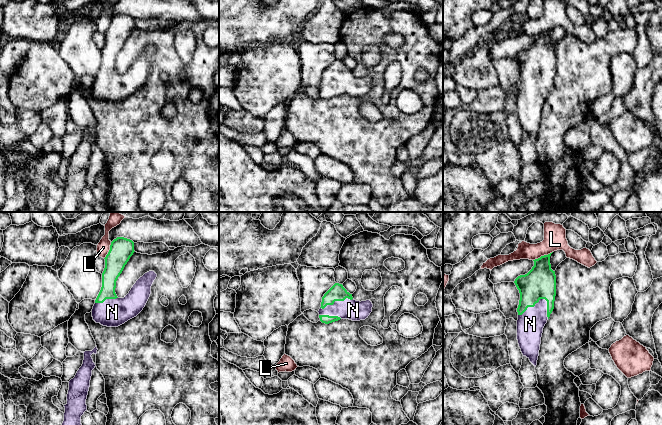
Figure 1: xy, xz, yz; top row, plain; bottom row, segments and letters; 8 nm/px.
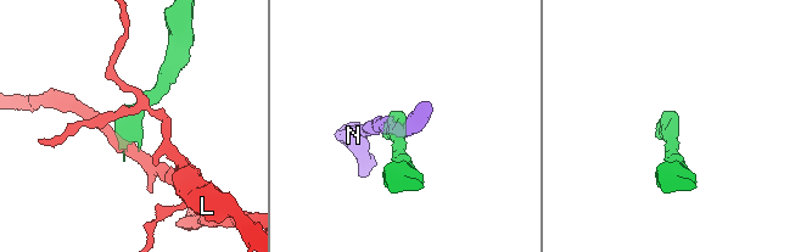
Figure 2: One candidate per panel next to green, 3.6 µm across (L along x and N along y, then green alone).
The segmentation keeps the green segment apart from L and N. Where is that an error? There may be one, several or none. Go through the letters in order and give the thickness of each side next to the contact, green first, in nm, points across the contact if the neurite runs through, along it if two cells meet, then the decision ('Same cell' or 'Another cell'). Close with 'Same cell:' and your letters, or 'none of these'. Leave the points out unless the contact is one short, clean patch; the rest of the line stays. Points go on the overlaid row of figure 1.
L: Thickness 260 nm (green) against 180 nm. Another cell
N: Thickness 260 nm (green) against 220 nm. Path across: yz (539, 283), (537, 300), (532, 306), (530, 324). Same cell
Same cell: N

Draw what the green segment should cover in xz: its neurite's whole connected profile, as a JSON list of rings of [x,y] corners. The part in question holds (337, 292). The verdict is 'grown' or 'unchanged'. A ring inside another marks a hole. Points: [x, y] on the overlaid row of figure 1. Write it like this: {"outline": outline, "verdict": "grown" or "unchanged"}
{"outline": [[[335,283],[322,297],[318,313],[320,321],[325,324],[340,319],[360,321],[368,318],[372,307],[370,300],[356,301],[342,284]]], "verdict": "grown"}

